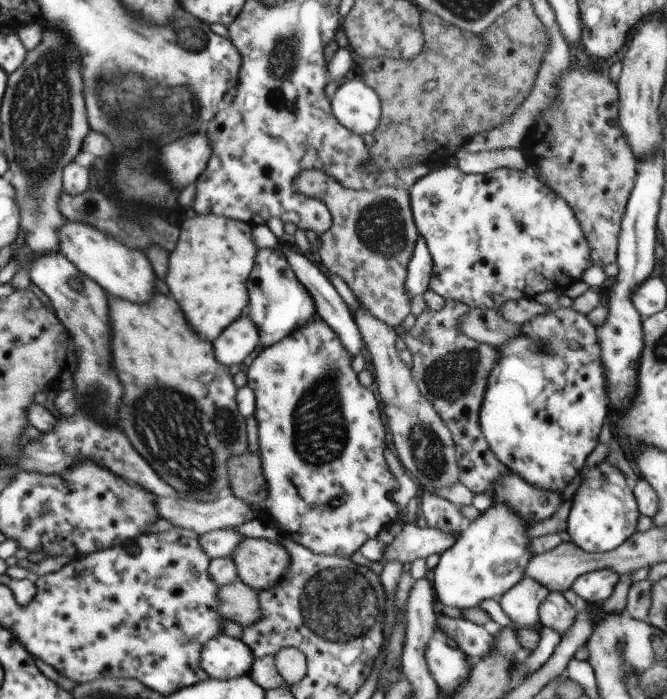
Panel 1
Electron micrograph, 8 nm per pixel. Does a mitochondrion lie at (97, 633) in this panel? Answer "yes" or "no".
no

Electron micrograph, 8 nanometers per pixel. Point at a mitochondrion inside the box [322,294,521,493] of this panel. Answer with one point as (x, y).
(448, 375)

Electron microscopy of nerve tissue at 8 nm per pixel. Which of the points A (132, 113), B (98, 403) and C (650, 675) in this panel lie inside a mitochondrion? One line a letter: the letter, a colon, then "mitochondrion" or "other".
A: mitochondrion
B: mitochondrion
C: mitochondrion

